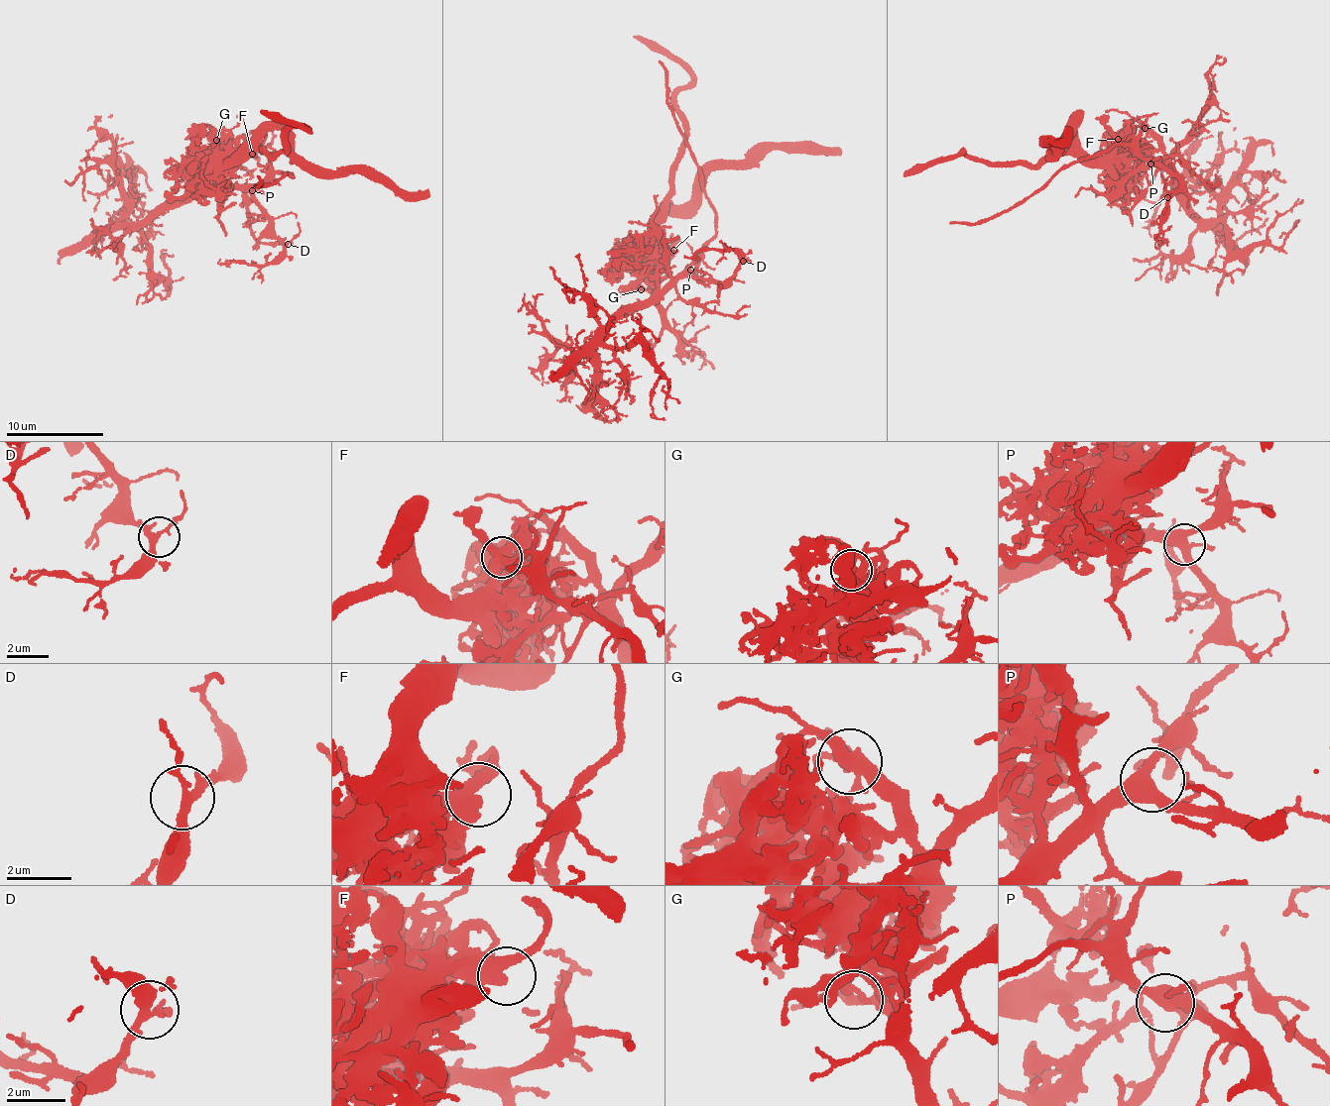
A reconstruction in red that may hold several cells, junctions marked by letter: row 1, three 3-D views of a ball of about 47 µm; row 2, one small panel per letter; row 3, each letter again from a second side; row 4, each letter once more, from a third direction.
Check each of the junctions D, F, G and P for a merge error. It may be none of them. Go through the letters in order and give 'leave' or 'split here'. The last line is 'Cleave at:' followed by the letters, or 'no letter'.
D: leave
F: leave
G: split here
P: leave
Cleave at: G

